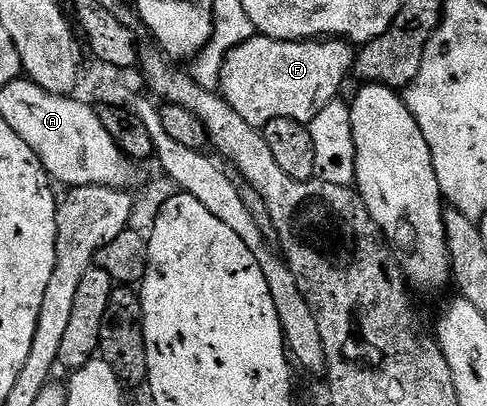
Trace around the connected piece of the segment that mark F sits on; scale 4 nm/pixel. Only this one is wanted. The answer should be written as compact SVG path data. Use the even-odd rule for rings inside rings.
M256 35L224 59L218 89L236 115L255 127L281 117L309 123L341 94L338 92L346 76L351 76L355 56L355 50L341 39L277 41Z

